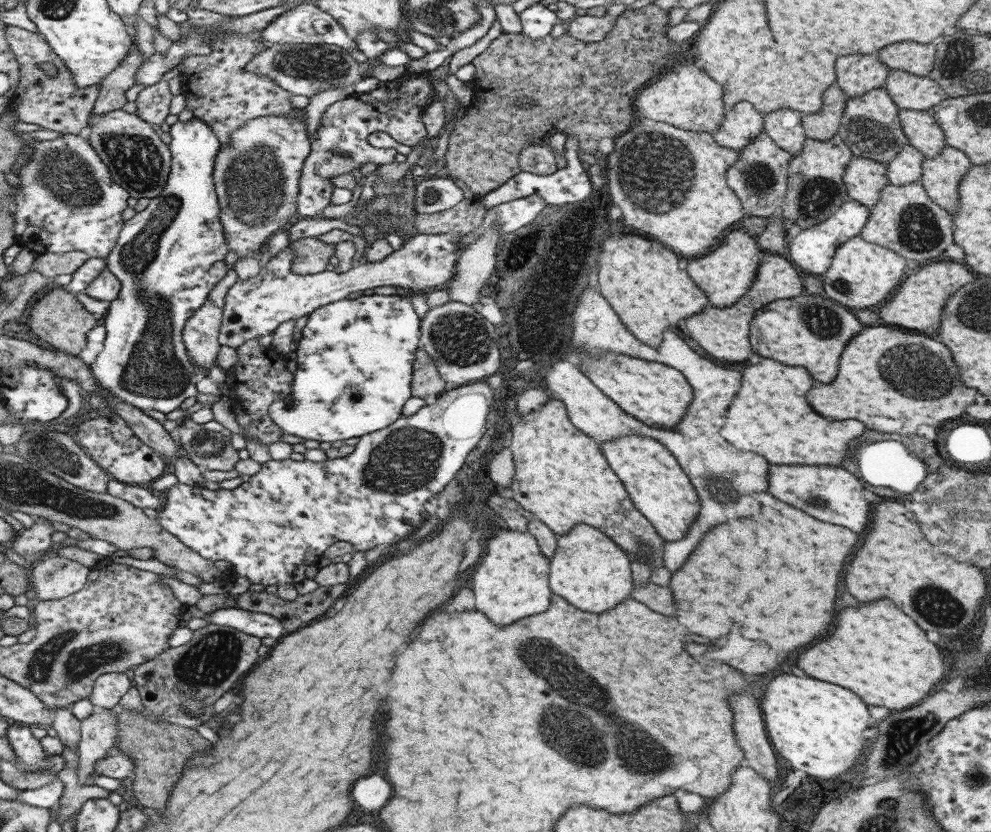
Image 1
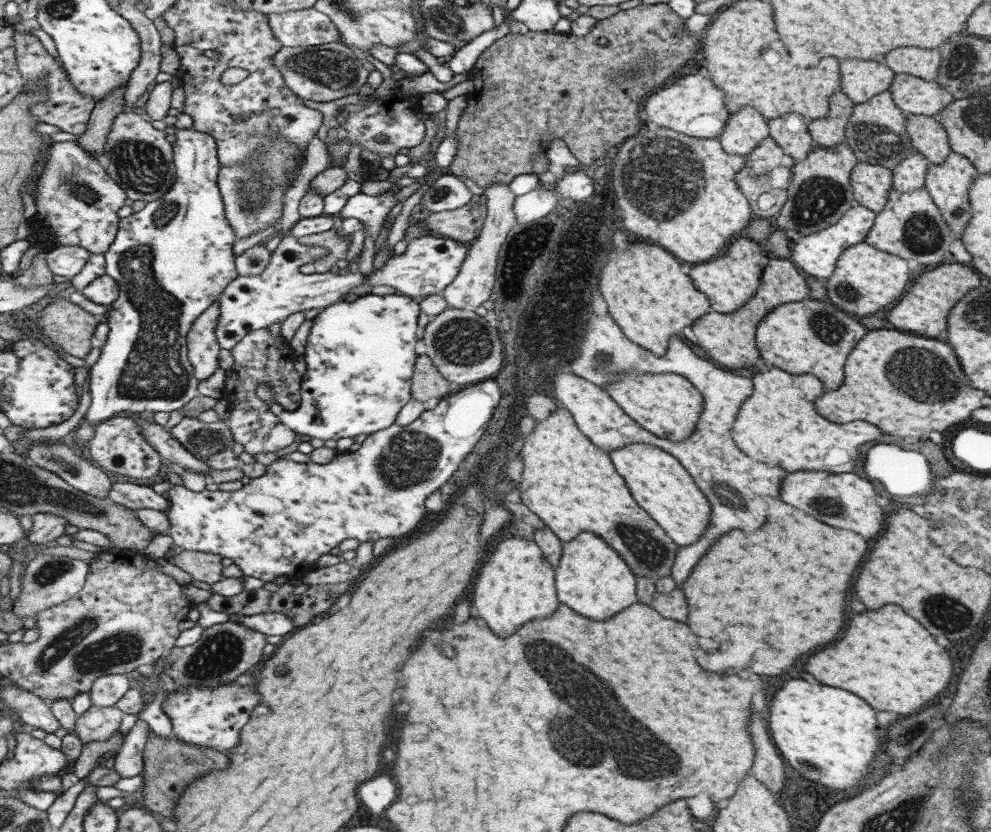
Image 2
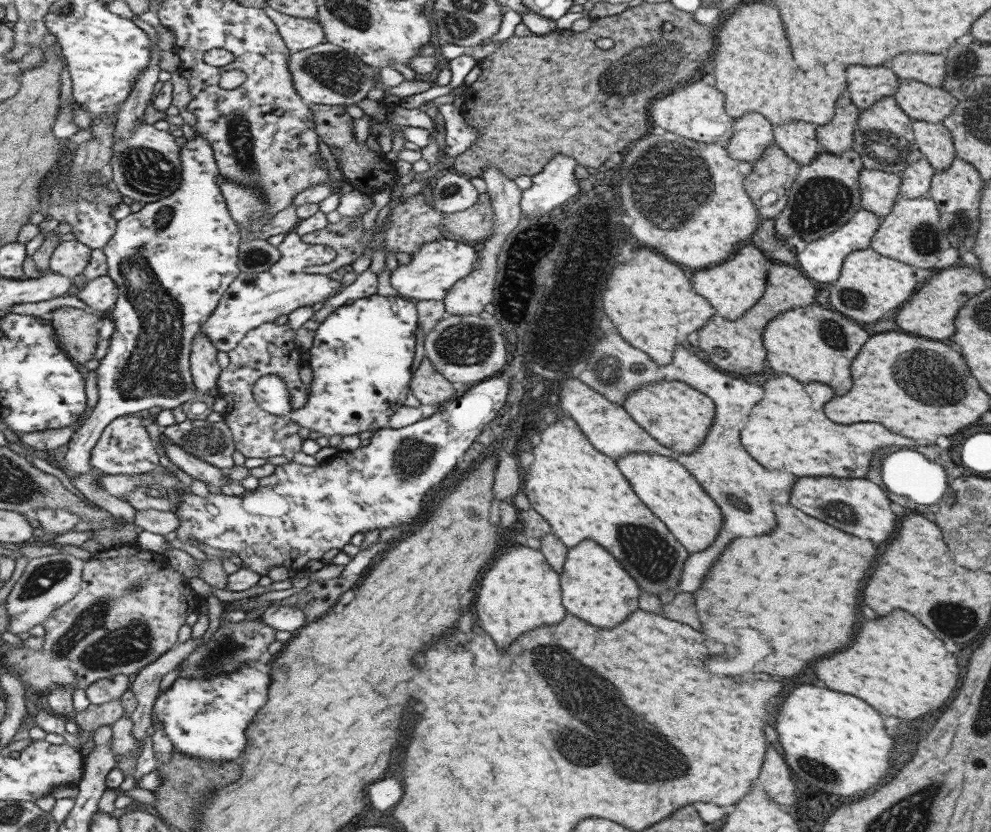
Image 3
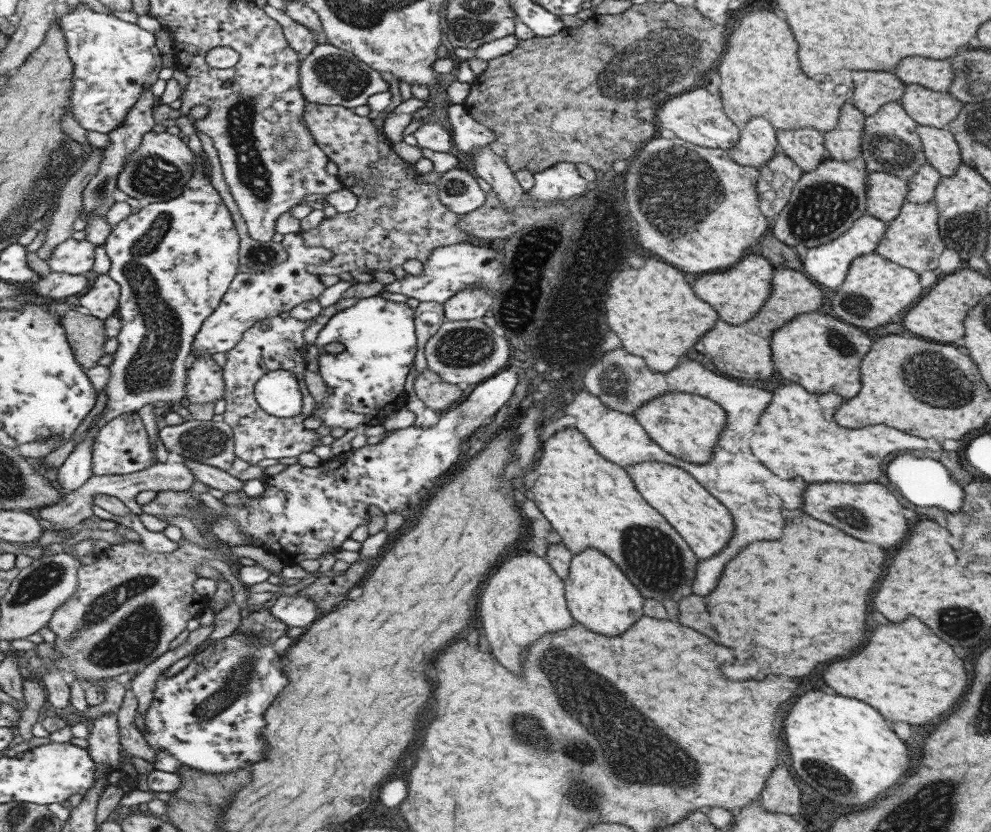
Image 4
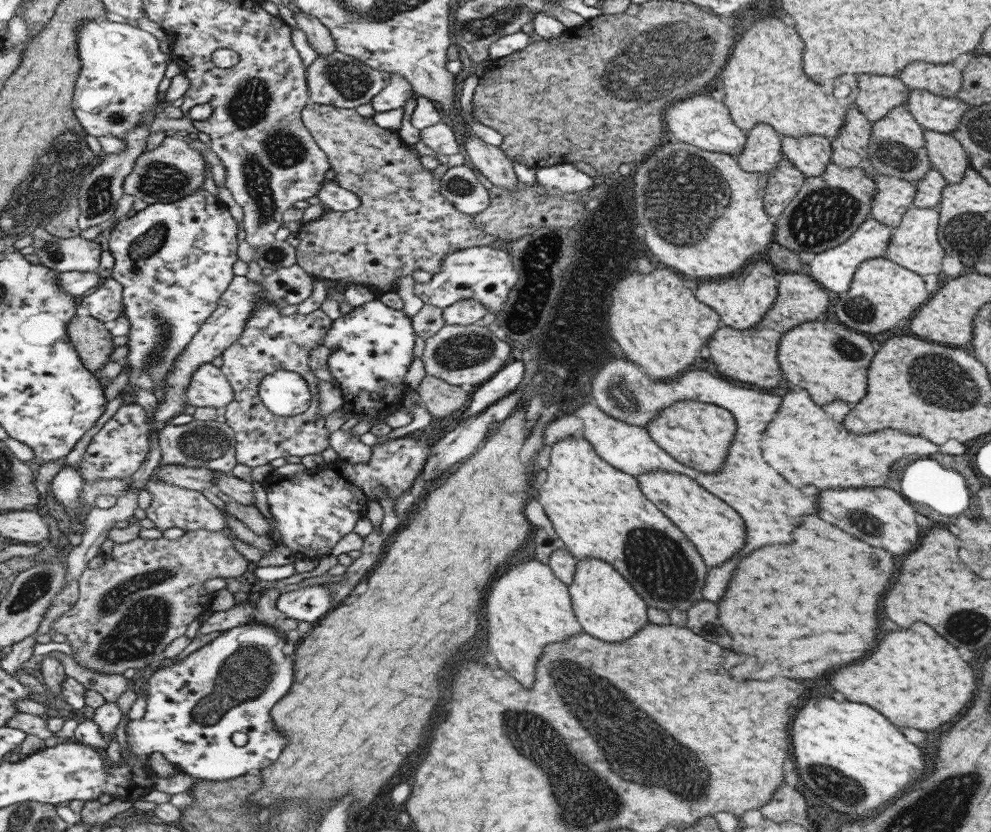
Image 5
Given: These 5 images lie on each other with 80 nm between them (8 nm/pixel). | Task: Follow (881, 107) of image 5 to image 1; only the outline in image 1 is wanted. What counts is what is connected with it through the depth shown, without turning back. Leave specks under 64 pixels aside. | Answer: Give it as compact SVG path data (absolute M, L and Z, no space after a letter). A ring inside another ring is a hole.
M846 54L839 56L835 60L835 82L834 85L839 87L847 96L847 98L857 98L869 90L884 86L884 80L888 73L888 67L879 59L877 54Z

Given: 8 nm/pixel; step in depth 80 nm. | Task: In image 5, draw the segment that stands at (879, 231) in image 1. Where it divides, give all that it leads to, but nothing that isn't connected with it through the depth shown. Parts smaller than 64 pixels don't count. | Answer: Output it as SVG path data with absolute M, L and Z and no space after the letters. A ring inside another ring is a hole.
M909 207L901 217L897 226L891 229L889 244L885 247L885 259L913 271L919 276L925 274L936 274L942 278L941 260L945 256L941 248L936 230L938 227L938 209L937 208L917 208Z

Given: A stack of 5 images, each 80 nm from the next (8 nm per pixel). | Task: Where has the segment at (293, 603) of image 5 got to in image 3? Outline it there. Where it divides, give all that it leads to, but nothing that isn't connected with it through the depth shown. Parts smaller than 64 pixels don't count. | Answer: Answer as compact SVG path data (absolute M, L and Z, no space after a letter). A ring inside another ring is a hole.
M271 604L258 618L277 632L295 633L306 624L301 609L287 604Z

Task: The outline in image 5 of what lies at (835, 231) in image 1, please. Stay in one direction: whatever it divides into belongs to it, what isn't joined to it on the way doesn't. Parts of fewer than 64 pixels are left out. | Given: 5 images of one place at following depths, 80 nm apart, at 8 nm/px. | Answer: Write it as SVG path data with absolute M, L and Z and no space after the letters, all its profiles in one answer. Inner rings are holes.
M867 218L849 235L841 244L829 247L813 256L813 260L806 266L805 272L822 289L827 290L831 295L846 293L849 284L853 280L855 268L871 258L885 258L885 247L889 244L891 227L885 226L875 219Z

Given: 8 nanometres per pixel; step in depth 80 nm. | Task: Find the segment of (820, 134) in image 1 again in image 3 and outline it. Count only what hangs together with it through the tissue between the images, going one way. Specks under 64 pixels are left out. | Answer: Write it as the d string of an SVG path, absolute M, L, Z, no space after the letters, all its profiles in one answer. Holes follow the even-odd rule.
M845 94L835 99L833 118L815 127L815 140L825 152L838 155L851 149L852 134L860 111Z

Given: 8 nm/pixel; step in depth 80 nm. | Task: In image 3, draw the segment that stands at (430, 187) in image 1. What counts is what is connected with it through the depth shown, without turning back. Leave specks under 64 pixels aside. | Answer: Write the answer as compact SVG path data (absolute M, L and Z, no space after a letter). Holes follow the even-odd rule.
M448 172L437 178L435 185L427 189L430 205L443 213L468 209L478 195L469 179L457 172Z

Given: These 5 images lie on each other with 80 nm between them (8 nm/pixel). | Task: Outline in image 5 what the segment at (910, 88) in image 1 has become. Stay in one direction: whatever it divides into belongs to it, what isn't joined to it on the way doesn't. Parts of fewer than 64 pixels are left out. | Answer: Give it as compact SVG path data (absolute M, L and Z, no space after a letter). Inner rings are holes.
M921 89L909 90L908 97L903 106L906 107L909 114L915 119L915 122L917 122L921 128L945 134L952 134L959 119L970 107L970 105L960 101L956 97L942 97Z

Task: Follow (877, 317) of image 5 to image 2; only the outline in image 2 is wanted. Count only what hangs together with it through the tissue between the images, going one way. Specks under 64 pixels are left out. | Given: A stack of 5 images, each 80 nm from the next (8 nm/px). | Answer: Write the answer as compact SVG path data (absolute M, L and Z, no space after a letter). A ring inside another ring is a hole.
M864 240L858 242L856 245L848 246L842 250L842 254L837 258L835 270L824 280L824 288L826 290L825 300L831 302L838 309L848 313L857 320L870 315L882 315L908 288L911 284L909 271L913 265L897 256L885 254L882 250L877 250L869 246Z

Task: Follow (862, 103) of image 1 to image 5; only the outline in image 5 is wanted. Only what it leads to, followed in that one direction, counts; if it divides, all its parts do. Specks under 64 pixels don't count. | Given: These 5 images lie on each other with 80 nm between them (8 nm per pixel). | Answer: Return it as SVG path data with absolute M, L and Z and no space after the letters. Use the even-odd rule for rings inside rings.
M905 106L891 107L888 113L870 123L868 155L869 162L877 175L900 178L907 182L920 181L926 170L931 169L922 130Z

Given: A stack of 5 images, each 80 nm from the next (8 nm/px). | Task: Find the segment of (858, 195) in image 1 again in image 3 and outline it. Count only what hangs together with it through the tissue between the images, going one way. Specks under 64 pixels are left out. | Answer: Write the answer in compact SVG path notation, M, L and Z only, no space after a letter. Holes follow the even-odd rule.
M863 167L857 175L860 208L883 218L899 192L900 177L882 170Z

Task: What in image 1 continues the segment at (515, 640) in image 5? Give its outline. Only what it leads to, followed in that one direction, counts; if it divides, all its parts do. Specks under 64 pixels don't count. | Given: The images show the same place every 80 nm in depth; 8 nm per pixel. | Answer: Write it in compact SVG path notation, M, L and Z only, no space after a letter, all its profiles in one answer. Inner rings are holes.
M501 525L499 530L485 542L485 552L471 574L471 588L475 608L481 610L493 624L505 626L520 618L539 614L549 606L548 558L539 550L538 544L527 531L512 531Z

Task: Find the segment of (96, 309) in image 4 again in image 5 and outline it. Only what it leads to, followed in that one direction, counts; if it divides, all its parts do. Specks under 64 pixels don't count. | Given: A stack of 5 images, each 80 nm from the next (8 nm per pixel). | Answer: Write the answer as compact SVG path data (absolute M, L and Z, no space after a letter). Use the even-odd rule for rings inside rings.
M111 276L95 292L83 297L81 306L106 325L115 322L124 315L123 286Z

